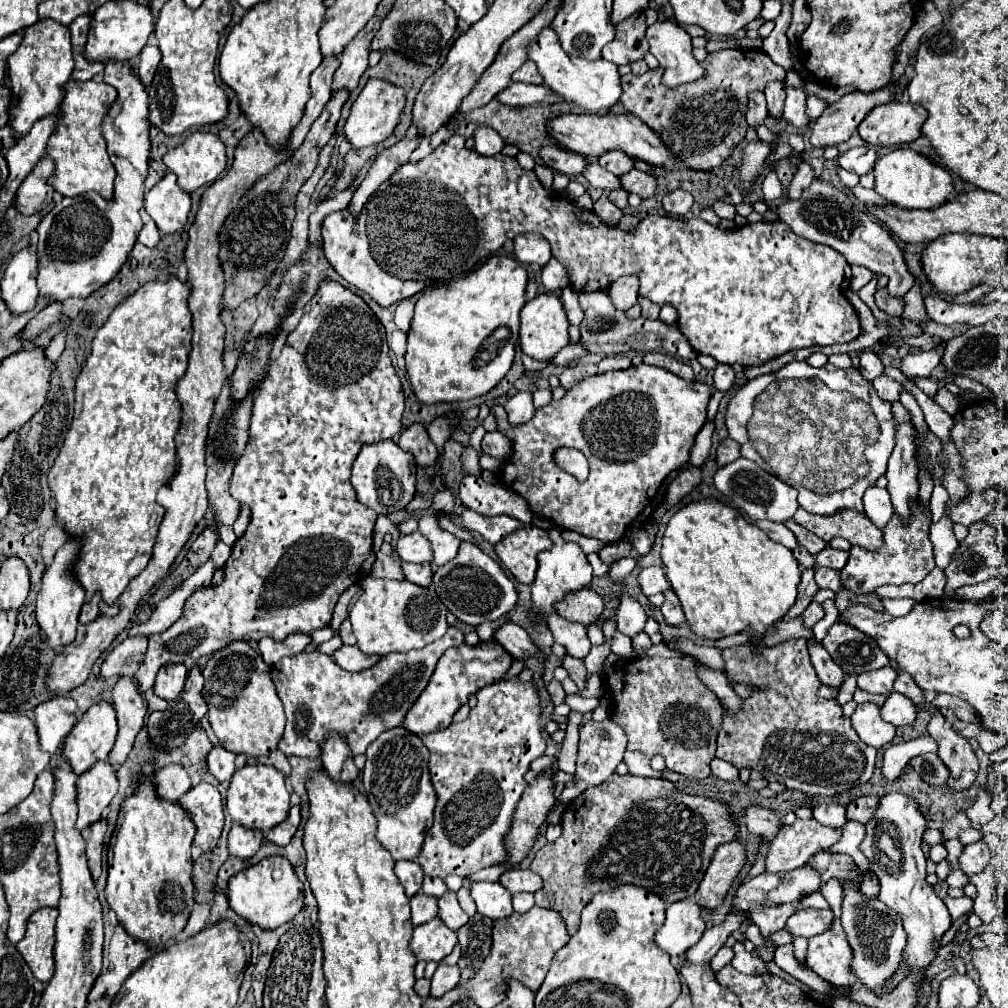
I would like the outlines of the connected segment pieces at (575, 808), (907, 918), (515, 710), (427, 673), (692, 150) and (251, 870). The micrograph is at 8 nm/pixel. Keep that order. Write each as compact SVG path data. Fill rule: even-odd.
M617 773L605 781L605 785L587 789L577 799L573 799L563 811L561 827L561 837L535 853L531 871L539 873L543 879L543 887L535 891L535 903L541 907L557 909L563 915L571 935L577 933L579 915L583 907L593 899L593 895L599 891L615 889L617 885L639 885L661 897L665 905L695 895L717 847L733 841L737 831L729 815L719 815L717 801L687 795L667 779L645 779L631 775L621 777Z
M889 793L879 799L875 819L869 821L867 837L861 851L871 861L871 871L881 883L879 899L891 907L901 919L907 931L907 963L909 971L925 969L935 959L933 941L951 927L951 917L945 903L933 893L933 887L925 881L925 855L921 851L921 837L927 829L927 817L921 813L915 797L903 793ZM891 823L895 829L891 829Z
M511 677L481 689L481 693L477 693L477 707L471 709L471 715L465 721L451 723L441 731L423 735L421 739L431 751L429 771L437 791L437 807L433 827L425 833L425 843L415 861L421 863L425 875L441 879L447 875L465 877L507 861L505 837L511 831L517 803L529 787L525 773L529 771L531 761L545 755L547 749L541 723L541 697L535 681Z
M449 627L441 641L435 641L421 651L385 655L377 665L359 673L341 669L331 661L329 655L323 655L319 651L299 653L287 657L285 661L279 661L271 669L273 683L287 715L285 735L279 741L279 751L283 751L285 755L319 759L321 743L329 735L337 733L347 741L353 755L365 753L367 745L375 741L383 731L403 723L407 711L413 707L413 703L429 683L439 657L449 647L457 647L461 643L463 631L457 627Z
M721 49L707 55L701 63L707 77L681 89L665 89L661 85L661 67L649 69L645 75L623 75L621 103L645 121L651 129L659 131L663 141L677 153L677 169L703 169L719 167L733 149L745 139L745 111L751 91L765 91L769 81L785 83L785 69L771 61L763 49Z
M267 857L265 861L259 861L229 879L227 899L231 909L245 921L271 931L289 923L303 909L303 883L297 879L285 857Z

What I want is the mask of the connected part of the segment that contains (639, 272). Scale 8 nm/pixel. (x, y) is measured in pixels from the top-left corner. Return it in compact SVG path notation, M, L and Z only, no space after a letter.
M453 135L449 141L443 141L431 155L427 155L425 159L417 161L417 163L405 163L401 165L401 169L389 179L385 181L385 185L381 185L377 189L377 193L373 193L373 197L367 201L361 219L353 221L353 217L349 215L349 209L341 211L341 213L331 213L323 219L321 223L321 235L323 235L323 253L327 257L327 261L333 265L333 269L353 287L369 293L381 307L389 307L395 301L403 301L409 299L411 295L423 291L425 287L431 287L431 283L435 281L455 281L459 277L465 277L467 273L471 273L475 269L477 263L485 261L487 257L491 257L491 253L495 253L497 249L503 247L503 243L507 239L515 239L517 235L523 233L541 233L549 245L551 245L551 253L553 257L563 263L563 267L569 271L569 283L577 293L593 293L593 291L605 291L607 287L611 287L613 281L617 281L623 275L635 275L639 279L639 295L651 299L653 303L657 303L659 307L663 305L673 305L679 313L679 329L681 333L689 339L689 343L693 345L693 349L701 355L711 355L715 357L719 363L725 365L733 365L739 363L743 367L751 367L751 365L763 365L787 351L793 349L803 349L803 347L813 347L813 345L835 345L835 343L847 343L853 341L859 335L859 315L853 309L853 305L847 301L847 297L841 291L841 283L845 279L845 267L849 267L847 259L837 253L835 249L827 247L827 245L819 245L813 243L809 239L797 237L797 233L793 233L783 221L759 221L759 223L747 223L743 227L735 227L729 231L723 231L715 225L709 225L707 221L699 219L699 217L691 217L689 221L681 221L681 219L673 219L673 217L663 217L663 215L649 215L645 217L635 229L631 231L623 231L617 225L605 225L601 221L601 217L595 211L587 211L575 205L575 201L567 199L561 193L551 193L547 191L539 179L535 177L533 171L525 171L519 167L515 157L507 157L503 153L493 155L493 157L485 157L479 155L473 149L465 147L465 139L461 135Z

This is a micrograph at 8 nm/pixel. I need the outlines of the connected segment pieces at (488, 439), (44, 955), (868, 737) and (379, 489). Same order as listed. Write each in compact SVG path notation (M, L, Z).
M491 431L491 433L485 433L483 437L483 443L481 443L483 451L495 459L505 459L509 457L509 439L505 439L499 431Z
M55 907L37 909L27 923L25 937L17 943L17 951L23 955L33 975L47 983L53 977L53 945L55 945Z
M861 703L857 705L855 713L851 715L851 725L867 745L875 749L887 747L895 737L895 727L881 719L879 707L875 703Z
M395 441L365 445L357 455L351 471L351 483L359 503L371 507L377 515L391 515L405 509L415 495L415 461Z

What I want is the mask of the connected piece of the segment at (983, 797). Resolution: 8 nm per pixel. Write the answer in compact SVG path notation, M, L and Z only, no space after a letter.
M981 791L981 793L977 795L975 805L973 805L971 809L967 809L967 817L969 817L971 821L977 819L977 823L983 825L983 823L989 823L989 821L993 819L993 815L989 815L989 813L993 813L991 807L989 807L989 795Z

